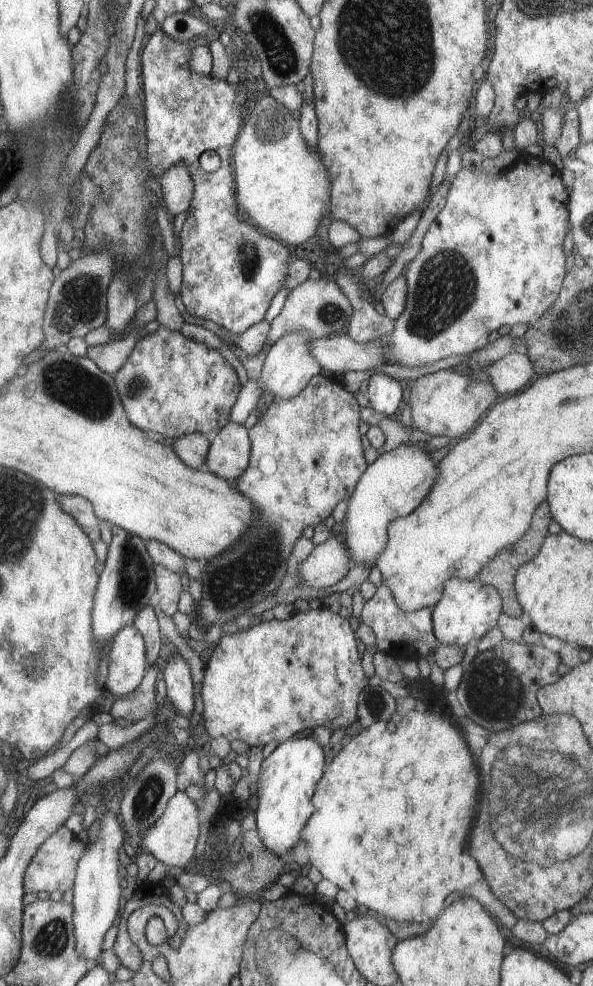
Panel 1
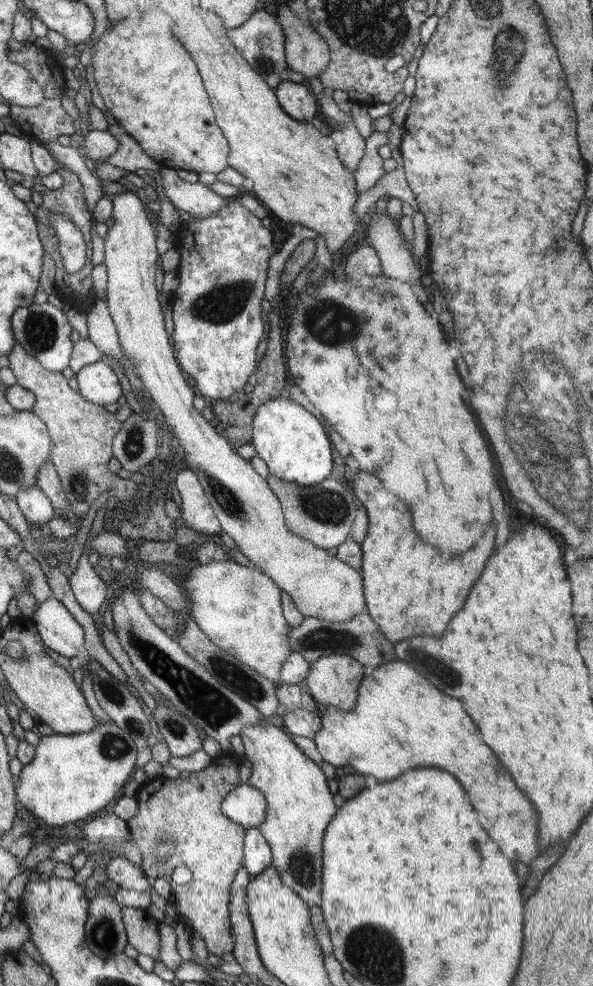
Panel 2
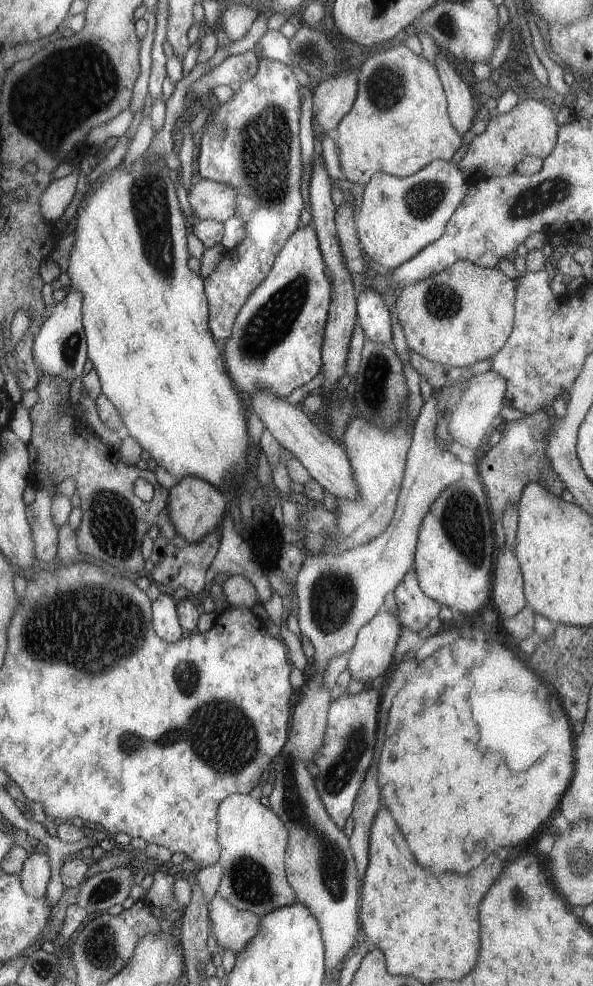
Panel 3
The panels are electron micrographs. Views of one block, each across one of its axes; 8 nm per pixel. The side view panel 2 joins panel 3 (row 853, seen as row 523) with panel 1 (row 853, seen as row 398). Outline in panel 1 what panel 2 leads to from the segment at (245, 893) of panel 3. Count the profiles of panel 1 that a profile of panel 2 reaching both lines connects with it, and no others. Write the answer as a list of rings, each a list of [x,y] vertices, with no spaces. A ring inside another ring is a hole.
[[[177,791],[166,802],[161,816],[147,828],[140,840],[140,846],[151,853],[157,861],[171,867],[178,872],[193,856],[193,848],[199,834],[199,820],[197,819],[197,804],[192,801],[185,791]]]

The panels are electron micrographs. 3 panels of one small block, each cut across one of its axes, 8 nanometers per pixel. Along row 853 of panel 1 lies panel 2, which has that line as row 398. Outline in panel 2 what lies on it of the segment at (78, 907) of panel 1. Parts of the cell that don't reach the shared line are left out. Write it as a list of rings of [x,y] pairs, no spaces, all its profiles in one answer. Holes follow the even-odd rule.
[[[100,360],[80,368],[75,378],[79,395],[88,403],[103,407],[121,396],[117,376]]]

